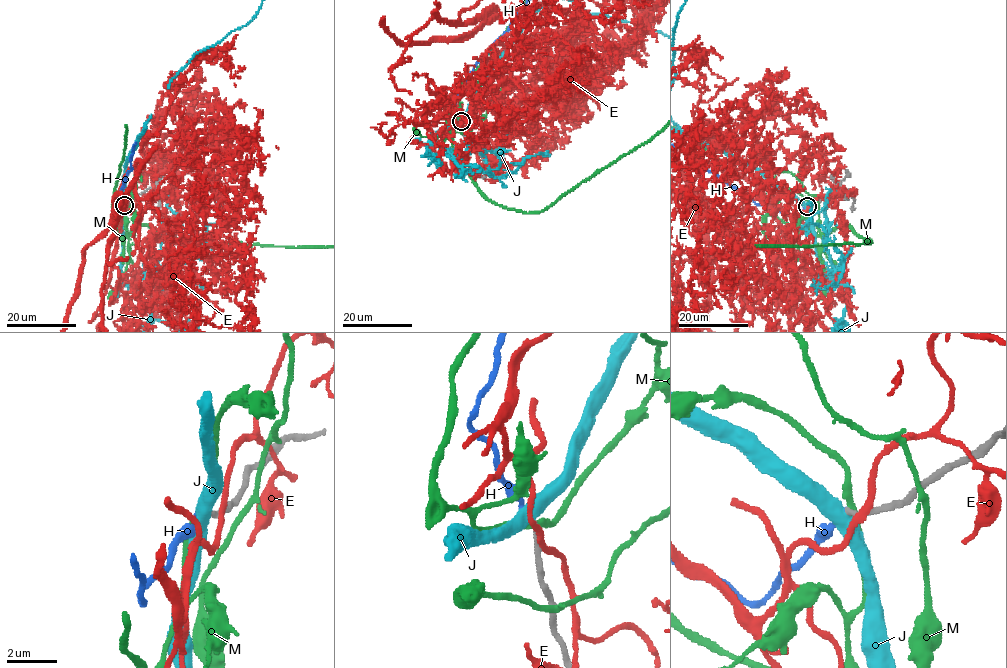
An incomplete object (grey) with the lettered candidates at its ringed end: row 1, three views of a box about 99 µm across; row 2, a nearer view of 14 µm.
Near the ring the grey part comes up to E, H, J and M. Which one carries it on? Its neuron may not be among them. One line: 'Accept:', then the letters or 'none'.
Accept: H

